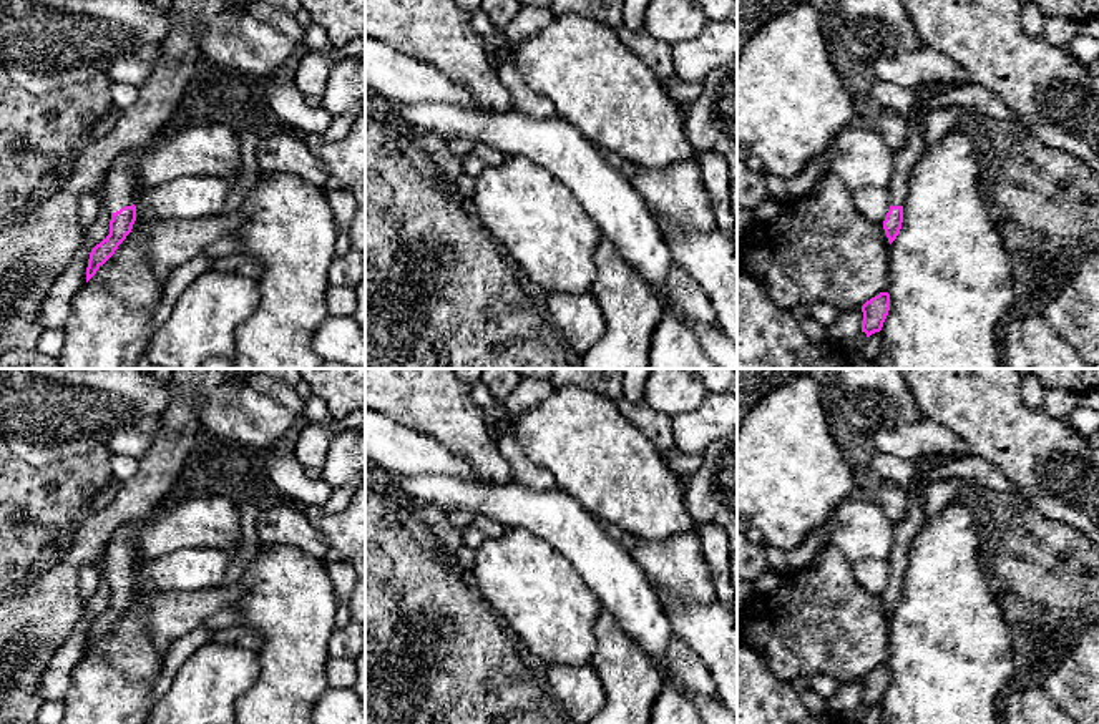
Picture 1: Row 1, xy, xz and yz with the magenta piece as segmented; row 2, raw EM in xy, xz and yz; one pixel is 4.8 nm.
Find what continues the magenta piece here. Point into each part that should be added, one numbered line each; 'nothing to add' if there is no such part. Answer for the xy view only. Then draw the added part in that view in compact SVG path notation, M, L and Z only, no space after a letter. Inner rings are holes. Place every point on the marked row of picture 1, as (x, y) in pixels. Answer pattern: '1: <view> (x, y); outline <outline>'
1: xy (120, 190); outline M128 151L120 154L103 181L105 194L103 203L110 213L116 213L125 206L134 204L134 193L138 186L133 183L129 174Z

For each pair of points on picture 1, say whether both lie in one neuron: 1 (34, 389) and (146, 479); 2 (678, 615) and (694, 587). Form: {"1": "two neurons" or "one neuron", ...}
{"1": "two neurons", "2": "two neurons"}

